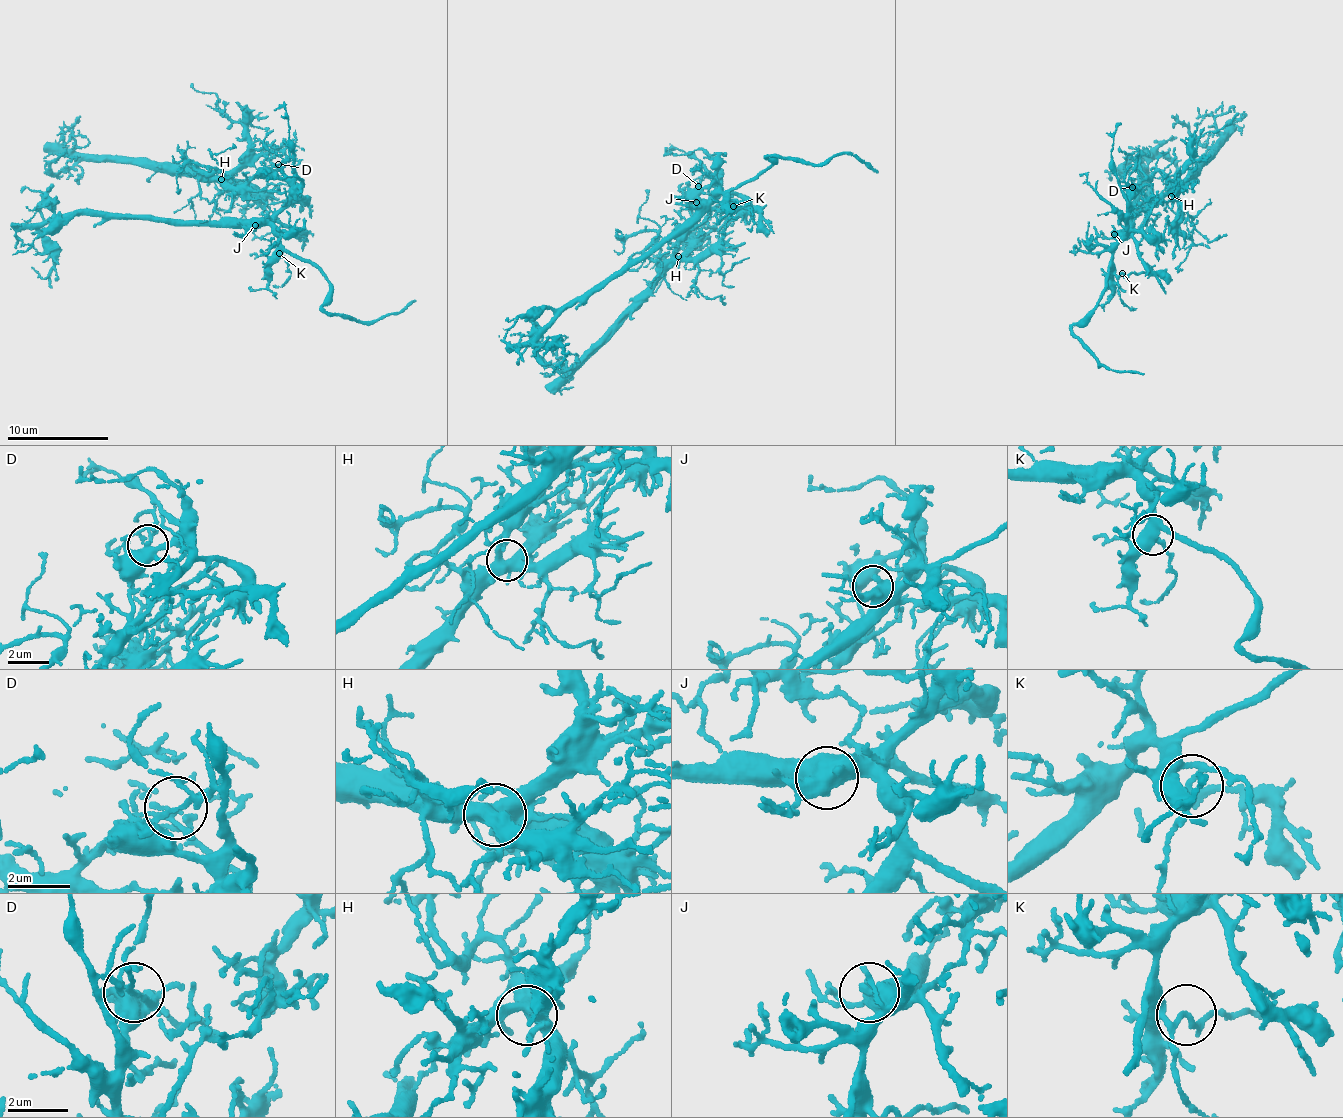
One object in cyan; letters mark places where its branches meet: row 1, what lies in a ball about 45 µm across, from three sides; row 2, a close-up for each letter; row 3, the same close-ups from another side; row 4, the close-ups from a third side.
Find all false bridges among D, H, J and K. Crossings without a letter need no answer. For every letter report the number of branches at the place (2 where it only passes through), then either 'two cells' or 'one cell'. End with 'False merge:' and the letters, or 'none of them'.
D: 4 branches meet; two cells
H: 5 branches meet; one cell
J: 3 branches meet; one cell
K: 3 branches meet; one cell
False merge: D

